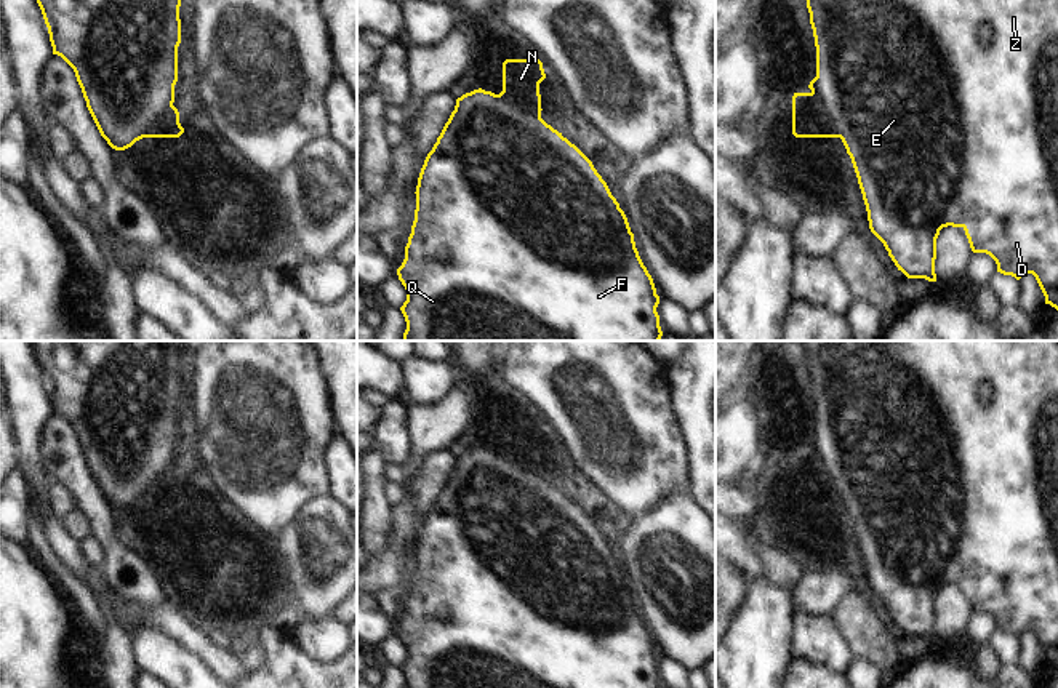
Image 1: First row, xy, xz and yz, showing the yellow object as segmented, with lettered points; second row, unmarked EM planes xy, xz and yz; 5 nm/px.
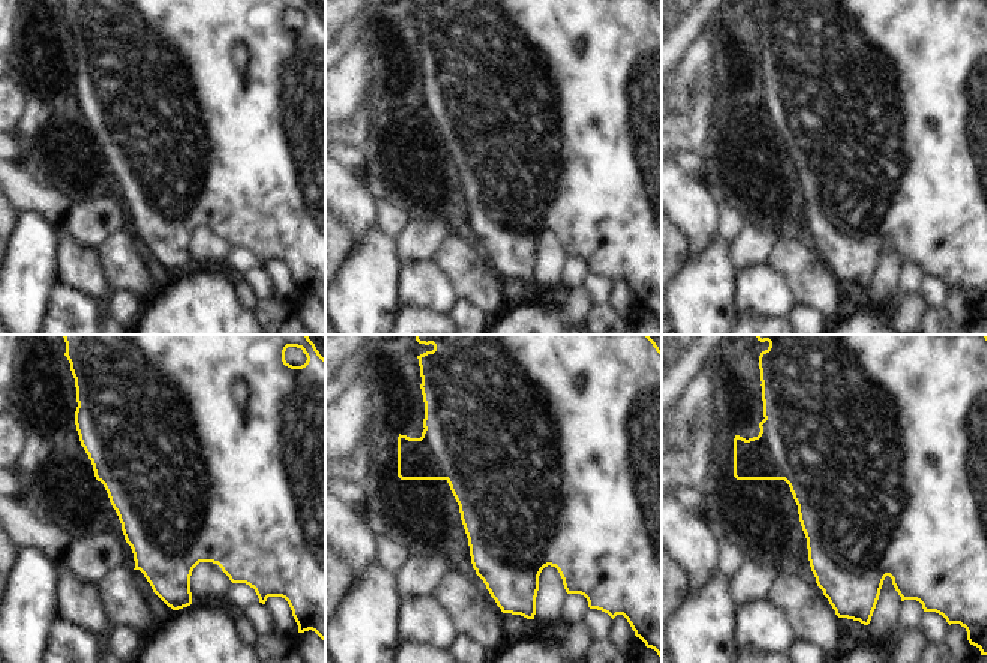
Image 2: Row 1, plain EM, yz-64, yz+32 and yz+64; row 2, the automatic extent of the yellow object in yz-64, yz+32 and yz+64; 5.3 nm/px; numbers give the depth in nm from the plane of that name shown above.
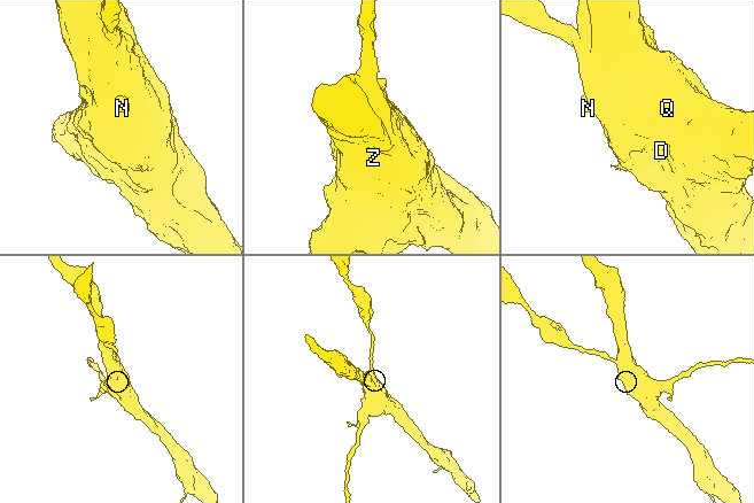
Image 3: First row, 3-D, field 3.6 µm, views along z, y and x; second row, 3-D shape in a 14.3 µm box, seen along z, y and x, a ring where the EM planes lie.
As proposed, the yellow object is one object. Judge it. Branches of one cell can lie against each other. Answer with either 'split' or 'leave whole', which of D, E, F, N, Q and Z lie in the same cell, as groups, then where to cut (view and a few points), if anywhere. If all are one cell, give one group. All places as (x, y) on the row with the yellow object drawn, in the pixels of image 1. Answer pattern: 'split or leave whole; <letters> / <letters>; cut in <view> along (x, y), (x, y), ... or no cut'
leave whole; D E F N Q Z; no cut

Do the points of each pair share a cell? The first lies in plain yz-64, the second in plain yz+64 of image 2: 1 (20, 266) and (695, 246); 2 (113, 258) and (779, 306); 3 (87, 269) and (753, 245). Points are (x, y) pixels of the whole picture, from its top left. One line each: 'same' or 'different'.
1: different
2: different
3: different

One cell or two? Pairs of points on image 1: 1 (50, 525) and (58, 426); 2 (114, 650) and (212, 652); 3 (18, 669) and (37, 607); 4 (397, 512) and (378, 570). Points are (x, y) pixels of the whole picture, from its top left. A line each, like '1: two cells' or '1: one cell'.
1: two cells
2: two cells
3: one cell
4: one cell

